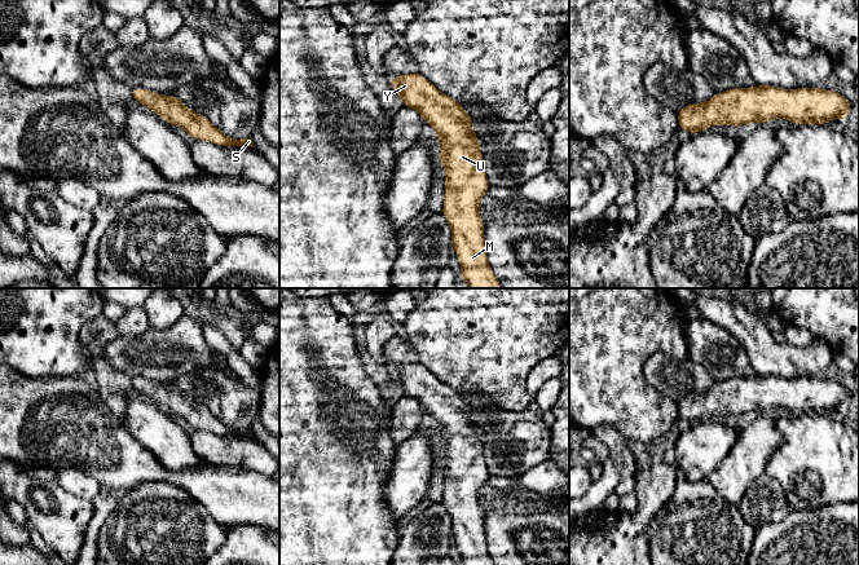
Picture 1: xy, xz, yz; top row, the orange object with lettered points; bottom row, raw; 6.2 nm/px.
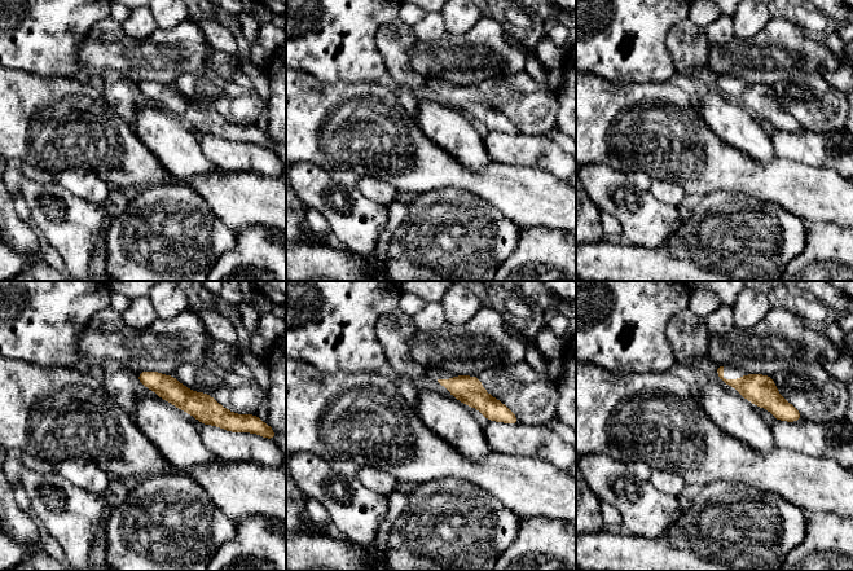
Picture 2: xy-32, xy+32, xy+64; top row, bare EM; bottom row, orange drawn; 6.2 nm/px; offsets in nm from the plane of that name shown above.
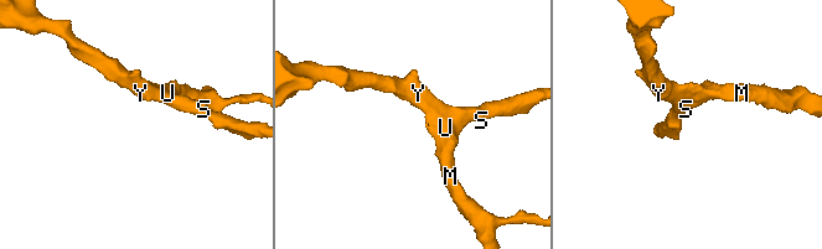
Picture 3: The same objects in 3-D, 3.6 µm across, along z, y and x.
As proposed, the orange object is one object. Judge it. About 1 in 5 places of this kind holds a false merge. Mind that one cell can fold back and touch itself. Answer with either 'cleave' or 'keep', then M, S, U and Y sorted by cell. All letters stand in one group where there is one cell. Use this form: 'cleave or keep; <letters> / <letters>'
keep; M S U Y

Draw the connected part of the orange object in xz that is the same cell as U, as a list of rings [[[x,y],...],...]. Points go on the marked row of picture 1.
[[[419,72],[392,78],[391,88],[401,97],[404,106],[418,111],[435,128],[436,141],[442,145],[441,151],[436,155],[436,159],[440,159],[445,168],[442,216],[451,228],[451,246],[462,268],[459,277],[467,281],[470,288],[502,288],[488,264],[485,251],[484,224],[479,202],[485,197],[490,185],[483,164],[479,137],[473,133],[473,119],[458,101],[440,92]]]

